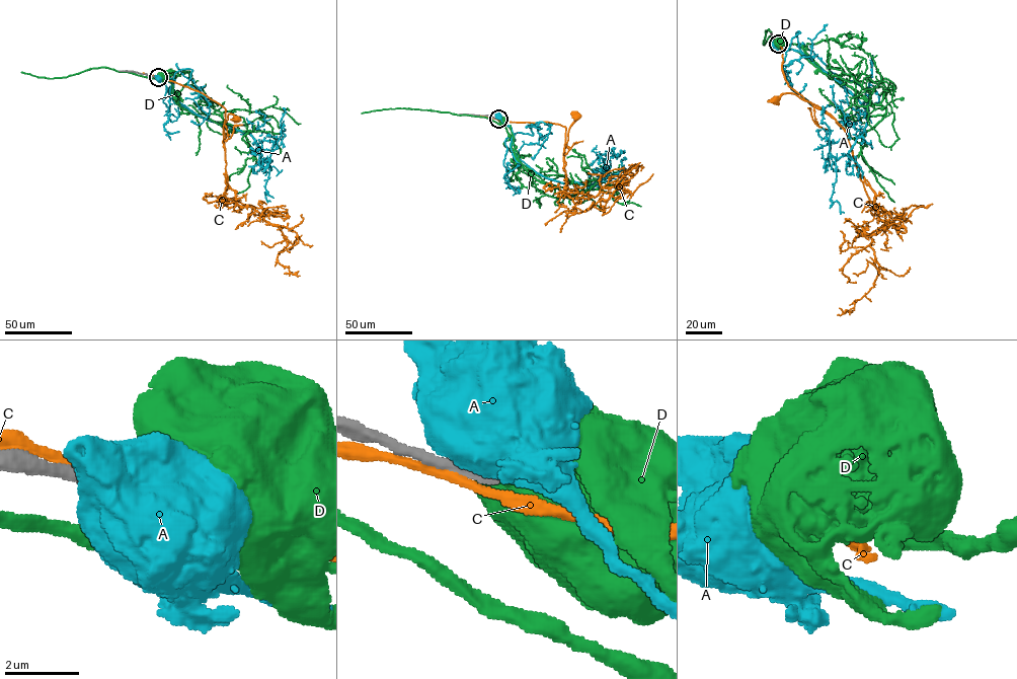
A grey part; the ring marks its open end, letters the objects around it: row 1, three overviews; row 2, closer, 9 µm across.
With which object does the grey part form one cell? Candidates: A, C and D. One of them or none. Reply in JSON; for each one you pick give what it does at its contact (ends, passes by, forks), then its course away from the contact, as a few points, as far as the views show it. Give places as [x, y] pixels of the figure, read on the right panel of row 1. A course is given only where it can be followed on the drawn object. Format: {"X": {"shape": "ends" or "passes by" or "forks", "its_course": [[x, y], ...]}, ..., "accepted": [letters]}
{"accepted": []}

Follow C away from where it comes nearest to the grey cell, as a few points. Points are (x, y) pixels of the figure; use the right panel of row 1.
C: (777, 43), (782, 48), (782, 70), (787, 84), (813, 105), (824, 109), (790, 93), (783, 93), (775, 99)

